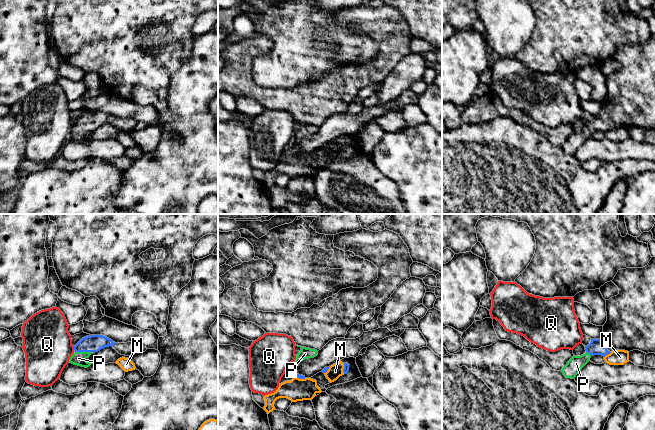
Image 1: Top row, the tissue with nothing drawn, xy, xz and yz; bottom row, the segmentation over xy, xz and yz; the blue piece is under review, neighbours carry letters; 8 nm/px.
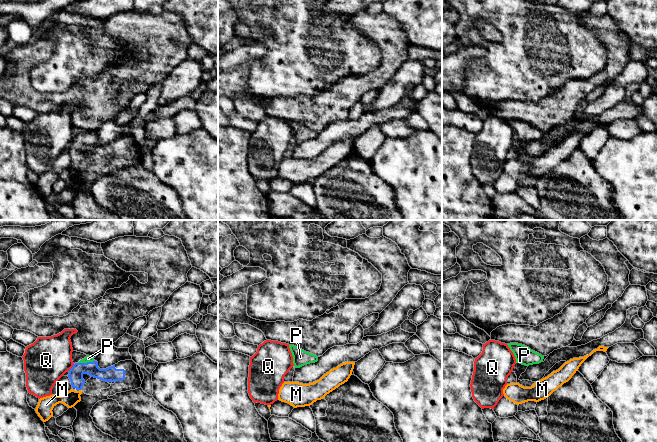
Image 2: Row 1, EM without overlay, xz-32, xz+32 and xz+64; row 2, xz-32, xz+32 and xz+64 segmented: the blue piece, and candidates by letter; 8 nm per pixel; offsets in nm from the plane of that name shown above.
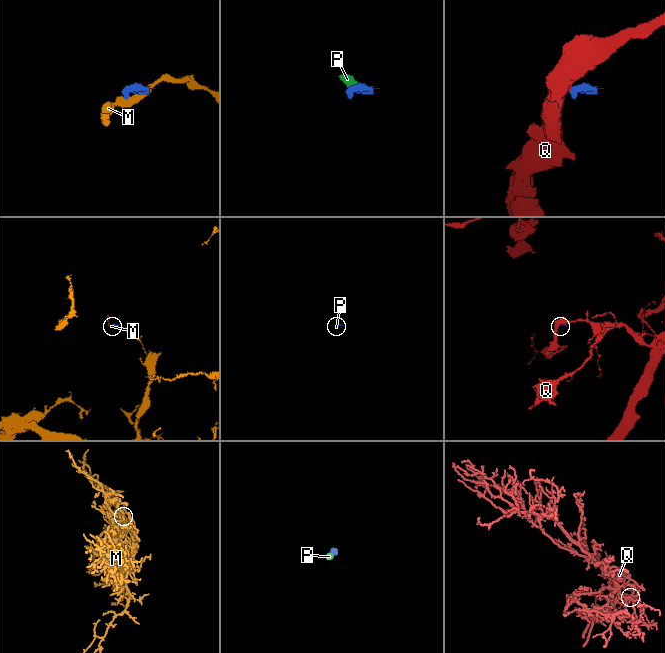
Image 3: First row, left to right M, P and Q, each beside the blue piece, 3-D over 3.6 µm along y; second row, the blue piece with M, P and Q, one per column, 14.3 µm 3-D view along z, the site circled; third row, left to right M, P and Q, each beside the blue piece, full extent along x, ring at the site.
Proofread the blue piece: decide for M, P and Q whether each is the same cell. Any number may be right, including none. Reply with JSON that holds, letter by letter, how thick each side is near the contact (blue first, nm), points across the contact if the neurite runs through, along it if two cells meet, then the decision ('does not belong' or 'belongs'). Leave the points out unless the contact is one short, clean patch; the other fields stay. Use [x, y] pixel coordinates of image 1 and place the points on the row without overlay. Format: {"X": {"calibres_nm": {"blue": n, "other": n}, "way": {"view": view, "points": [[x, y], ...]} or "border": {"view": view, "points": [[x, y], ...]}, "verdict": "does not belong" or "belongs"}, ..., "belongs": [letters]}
{"M": {"calibres_nm": {"blue": 120, "other": 120}, "verdict": "does not belong"}, "P": {"calibres_nm": {"blue": 140, "other": 110}, "way": {"view": "xy", "points": [[94, 119], [91, 119], [83, 127], [78, 134]]}, "verdict": "belongs"}, "Q": {"calibres_nm": {"blue": 140, "other": 400}, "border": {"view": "xy", "points": [[73, 122], [74, 125]]}, "verdict": "does not belong"}, "belongs": ["P"]}

